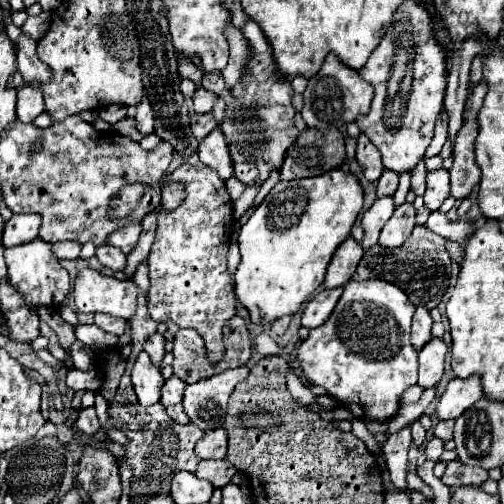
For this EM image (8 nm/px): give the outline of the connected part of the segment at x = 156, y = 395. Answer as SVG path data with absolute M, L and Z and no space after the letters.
M140 352L136 358L136 364L132 368L132 386L136 390L138 402L146 408L160 400L160 388L164 384L164 378L158 368L150 362L150 356L146 352Z

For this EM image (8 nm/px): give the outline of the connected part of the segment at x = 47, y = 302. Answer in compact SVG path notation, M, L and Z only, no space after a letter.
M36 238L32 242L26 242L22 246L14 246L6 250L6 266L8 266L8 280L12 288L16 288L28 308L62 308L66 306L66 298L70 296L70 278L68 272L60 266L58 258L52 254L50 244Z

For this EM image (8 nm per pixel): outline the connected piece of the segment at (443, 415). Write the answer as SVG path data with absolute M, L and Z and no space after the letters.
M468 376L468 378L452 378L446 386L446 392L442 394L442 400L438 402L436 414L440 420L458 418L466 408L476 404L484 396L482 380L480 376Z

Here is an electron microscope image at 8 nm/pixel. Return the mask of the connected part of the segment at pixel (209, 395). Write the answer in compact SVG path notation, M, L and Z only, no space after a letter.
M238 366L212 378L190 384L184 392L182 402L190 420L204 432L220 428L224 424L228 396L232 394L234 386L248 376L248 372L250 370L246 366Z

